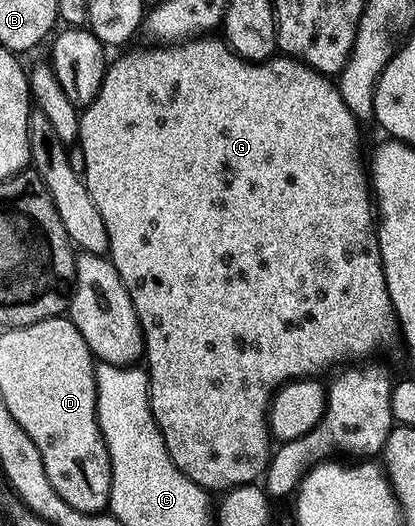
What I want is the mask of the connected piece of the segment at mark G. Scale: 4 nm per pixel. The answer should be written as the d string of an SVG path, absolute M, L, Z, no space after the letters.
M202 36L190 38L176 44L149 44L146 50L133 50L122 58L117 58L108 63L105 79L99 88L99 96L90 106L80 111L81 127L77 133L79 145L83 148L86 170L83 179L95 207L103 216L106 224L107 240L109 241L108 257L113 266L119 272L127 292L131 296L131 304L137 313L137 319L141 325L141 333L145 335L144 365L149 375L149 403L155 424L165 441L167 452L171 460L195 484L210 492L224 492L235 486L247 486L256 483L264 475L271 457L271 435L269 433L269 403L273 401L274 394L287 382L296 382L298 378L311 378L321 376L324 370L332 371L342 364L352 363L354 360L365 360L376 350L389 346L399 338L399 323L397 313L393 311L393 305L387 292L385 283L385 269L381 263L381 249L377 246L377 229L375 225L375 202L371 197L371 178L367 173L367 166L361 163L361 134L357 131L359 119L347 108L343 100L338 83L332 77L320 74L309 66L288 56L274 56L266 62L248 62L243 60L229 49L229 43L217 36Z

